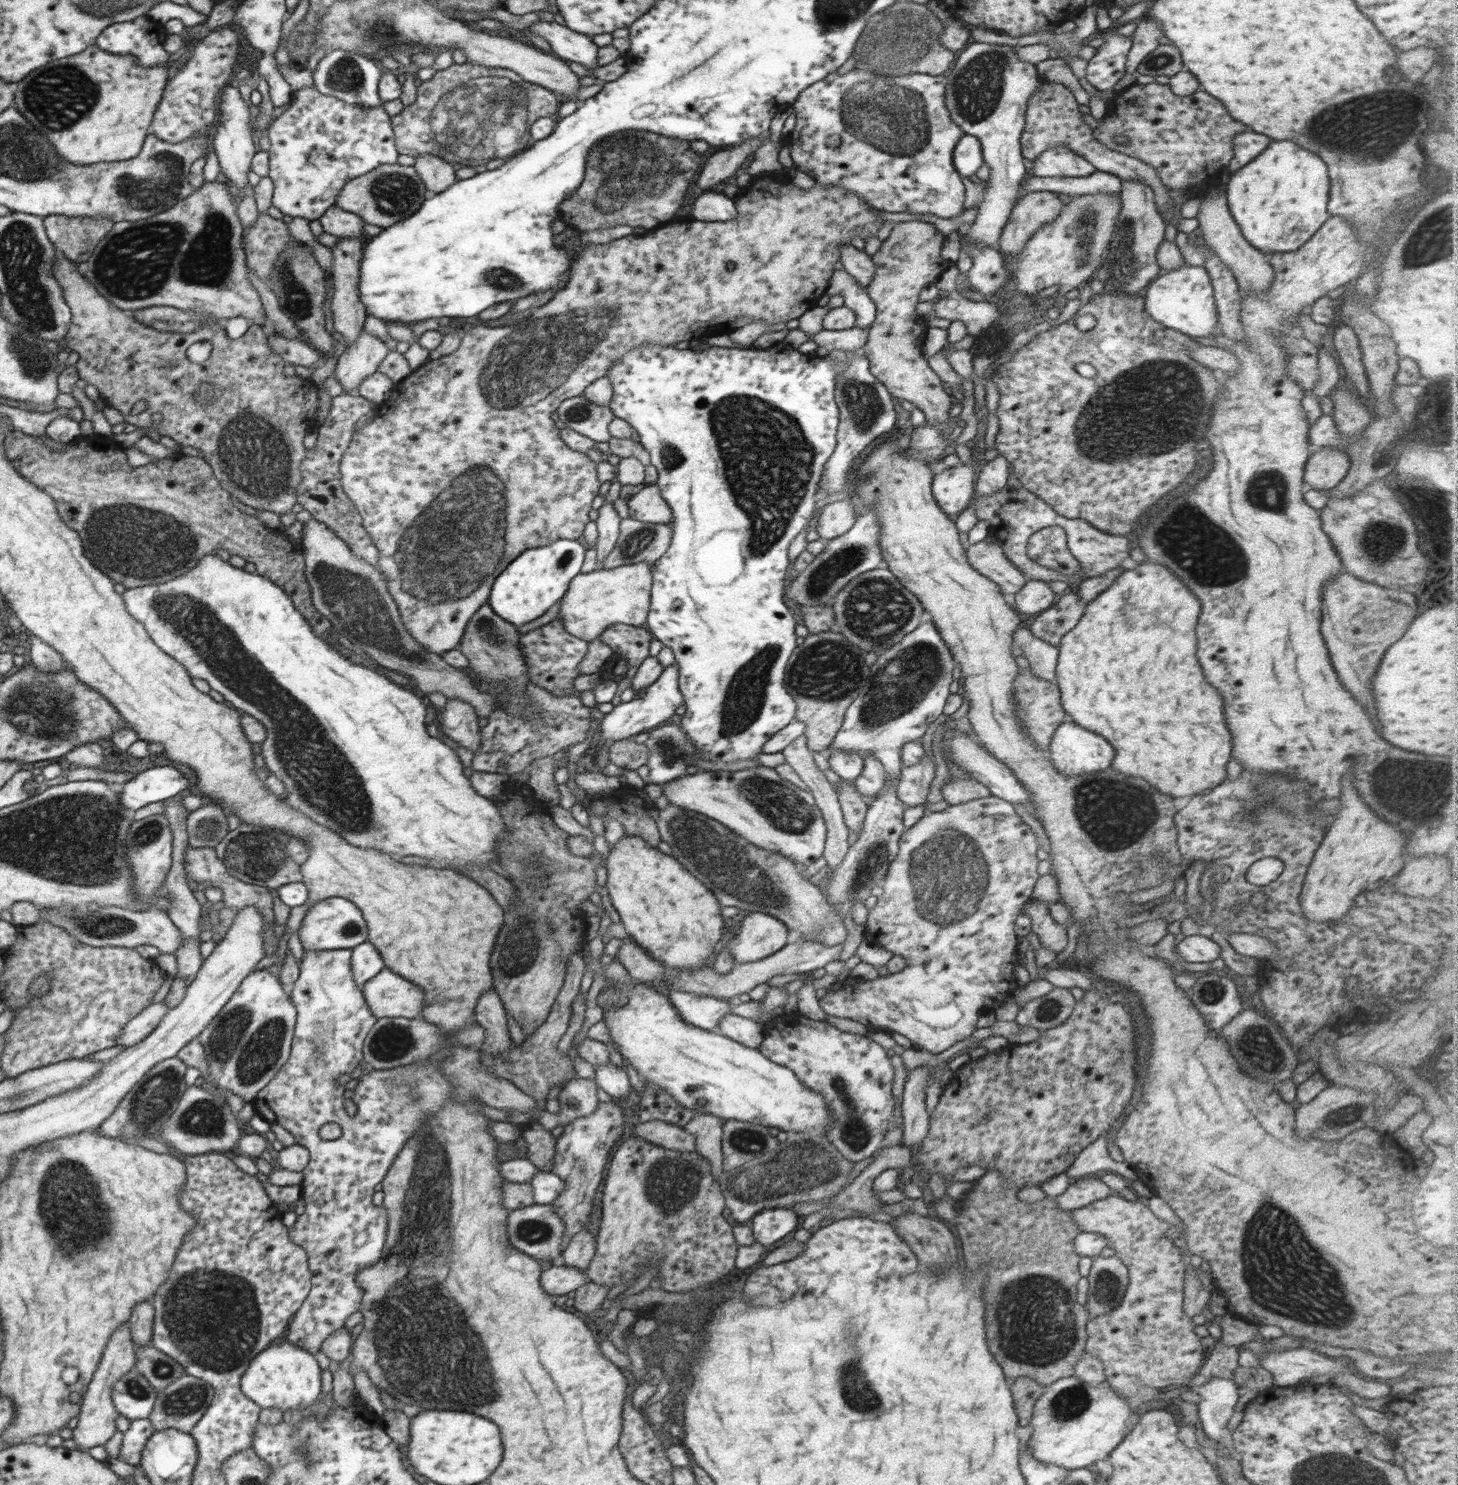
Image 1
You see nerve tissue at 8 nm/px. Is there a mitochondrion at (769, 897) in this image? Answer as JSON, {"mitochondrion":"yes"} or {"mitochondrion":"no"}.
{"mitochondrion":"yes"}

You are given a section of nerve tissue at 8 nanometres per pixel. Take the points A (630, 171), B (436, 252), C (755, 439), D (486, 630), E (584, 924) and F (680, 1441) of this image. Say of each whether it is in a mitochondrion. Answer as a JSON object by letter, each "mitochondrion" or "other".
{"A":"mitochondrion","B":"other","C":"mitochondrion","D":"mitochondrion","E":"other","F":"other"}

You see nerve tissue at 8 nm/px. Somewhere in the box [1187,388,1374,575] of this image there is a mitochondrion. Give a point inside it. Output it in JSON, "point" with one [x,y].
{"point":[1268,491]}

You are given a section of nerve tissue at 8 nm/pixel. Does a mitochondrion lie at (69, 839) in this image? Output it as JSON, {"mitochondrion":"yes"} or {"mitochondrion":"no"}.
{"mitochondrion":"yes"}

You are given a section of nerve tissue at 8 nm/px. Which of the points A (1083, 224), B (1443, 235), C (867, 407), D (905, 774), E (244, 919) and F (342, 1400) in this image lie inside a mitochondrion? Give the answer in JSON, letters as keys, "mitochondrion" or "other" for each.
{"A":"mitochondrion","B":"mitochondrion","C":"mitochondrion","D":"other","E":"other","F":"other"}

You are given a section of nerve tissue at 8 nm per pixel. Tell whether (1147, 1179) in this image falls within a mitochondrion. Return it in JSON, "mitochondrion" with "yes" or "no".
{"mitochondrion":"no"}

